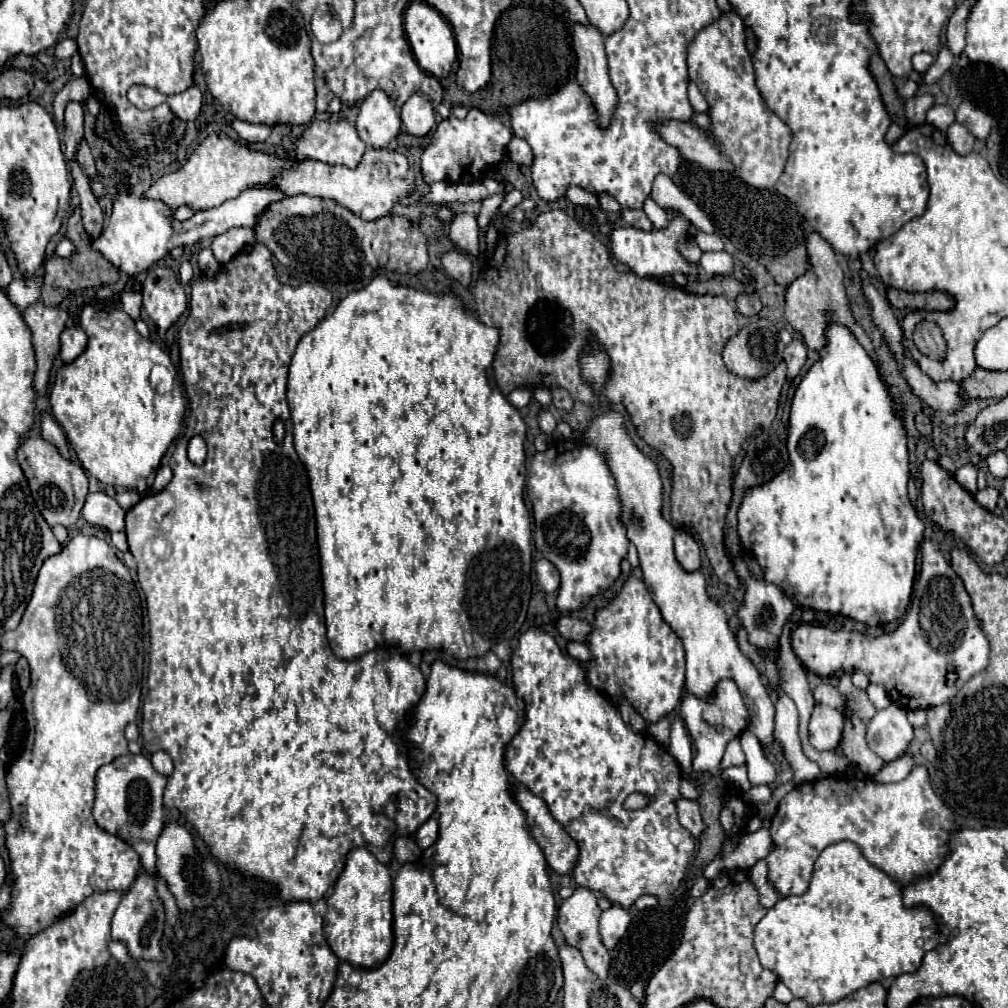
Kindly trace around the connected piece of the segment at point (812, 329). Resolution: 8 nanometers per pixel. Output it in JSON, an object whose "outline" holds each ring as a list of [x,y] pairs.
{"outline":[[[809,233],[807,235],[807,257],[809,257],[811,267],[799,279],[795,279],[787,287],[787,293],[785,293],[785,319],[789,321],[789,325],[797,333],[803,335],[803,341],[811,351],[821,351],[825,347],[825,343],[827,343],[825,325],[831,323],[831,321],[841,323],[841,325],[849,327],[855,333],[855,337],[859,339],[859,343],[863,345],[863,349],[873,359],[877,359],[867,333],[863,331],[863,327],[859,327],[855,323],[855,319],[851,315],[849,299],[845,295],[845,285],[843,285],[843,269],[837,263],[831,245],[819,233]]]}

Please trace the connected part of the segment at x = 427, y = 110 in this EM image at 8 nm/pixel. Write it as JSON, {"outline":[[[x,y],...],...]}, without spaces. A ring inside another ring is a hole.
{"outline":[[[411,95],[401,107],[401,123],[411,135],[427,135],[435,125],[435,111],[425,95]]]}

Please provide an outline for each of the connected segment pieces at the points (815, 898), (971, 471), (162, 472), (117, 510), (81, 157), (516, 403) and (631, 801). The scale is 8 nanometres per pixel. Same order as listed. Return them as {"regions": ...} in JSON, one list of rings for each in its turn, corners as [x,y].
{"regions":[[[[843,841],[825,847],[815,861],[813,877],[803,895],[781,897],[767,915],[755,925],[755,949],[765,969],[773,971],[795,997],[805,999],[809,1007],[837,1003],[843,997],[867,987],[873,981],[885,981],[903,973],[915,973],[929,949],[945,943],[937,919],[929,907],[905,907],[903,891],[885,871],[875,867],[859,851],[857,843]]],[[[963,465],[957,469],[955,479],[959,479],[959,483],[963,483],[963,487],[967,487],[967,491],[971,491],[971,495],[977,493],[977,467],[975,465]]],[[[161,465],[161,467],[157,469],[157,473],[155,473],[155,481],[153,481],[151,489],[153,489],[153,491],[161,491],[161,489],[171,481],[171,477],[173,477],[171,467],[169,467],[169,465]]],[[[105,491],[89,493],[83,517],[97,527],[105,527],[107,531],[125,531],[125,511],[119,507],[119,503],[109,497]]],[[[81,139],[81,143],[79,143],[77,163],[79,163],[79,167],[85,171],[85,175],[87,175],[89,179],[95,177],[95,163],[93,163],[93,157],[91,157],[91,151],[89,151],[89,145],[87,145],[87,141],[83,141],[83,139]]],[[[525,387],[515,389],[515,391],[511,391],[511,393],[507,395],[507,401],[509,401],[513,407],[517,407],[517,409],[525,407],[525,405],[529,403],[529,399],[531,399],[531,391],[525,389]]],[[[633,793],[626,798],[623,807],[628,810],[637,810],[644,808],[648,803],[648,797],[640,793]]]]}

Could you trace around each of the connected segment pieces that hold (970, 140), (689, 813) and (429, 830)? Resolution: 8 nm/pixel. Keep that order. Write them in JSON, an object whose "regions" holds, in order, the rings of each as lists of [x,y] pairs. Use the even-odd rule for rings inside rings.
{"regions":[[[[953,123],[947,131],[947,139],[951,143],[951,147],[959,153],[959,155],[969,155],[973,151],[973,143],[975,143],[975,137],[967,131],[967,127],[959,125],[959,123]]],[[[679,797],[675,801],[677,805],[677,813],[679,813],[679,823],[691,831],[693,837],[699,837],[701,831],[705,829],[705,823],[701,819],[701,813],[699,813],[699,803],[695,799],[685,799],[685,797]]],[[[435,817],[427,819],[427,821],[419,827],[415,839],[417,839],[417,845],[419,845],[421,849],[431,847],[431,845],[437,841],[437,819],[435,819]]]]}

